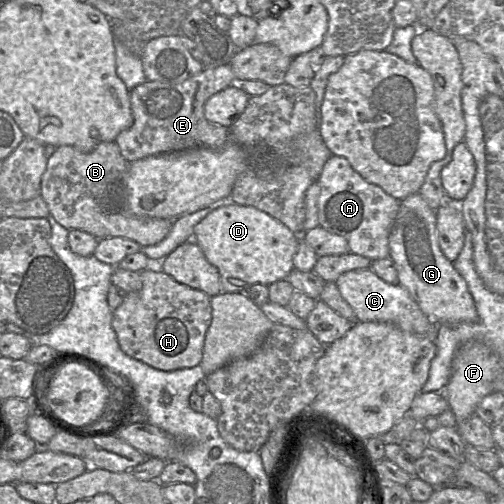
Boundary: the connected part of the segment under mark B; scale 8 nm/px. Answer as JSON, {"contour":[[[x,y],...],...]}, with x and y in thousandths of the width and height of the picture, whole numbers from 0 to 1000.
{"contour":[[[228,280],[200,282],[179,302],[163,302],[137,288],[111,292],[103,310],[93,315],[93,329],[81,353],[81,389],[93,405],[99,425],[135,456],[163,456],[192,474],[244,470],[272,480],[280,490],[308,486],[333,466],[343,437],[268,429],[256,423],[248,409],[244,373],[254,329],[256,321],[240,308]]]}

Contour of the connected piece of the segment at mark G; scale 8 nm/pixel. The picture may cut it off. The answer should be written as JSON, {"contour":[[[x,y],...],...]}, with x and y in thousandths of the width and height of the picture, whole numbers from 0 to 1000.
{"contour":[[[831,383],[794,399],[772,464],[772,510],[790,542],[790,562],[829,603],[833,615],[867,643],[905,645],[948,635],[940,595],[927,562],[877,502],[865,458],[865,421]]]}

